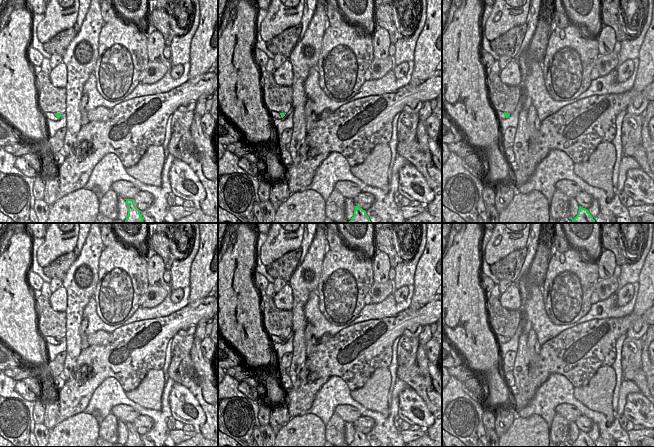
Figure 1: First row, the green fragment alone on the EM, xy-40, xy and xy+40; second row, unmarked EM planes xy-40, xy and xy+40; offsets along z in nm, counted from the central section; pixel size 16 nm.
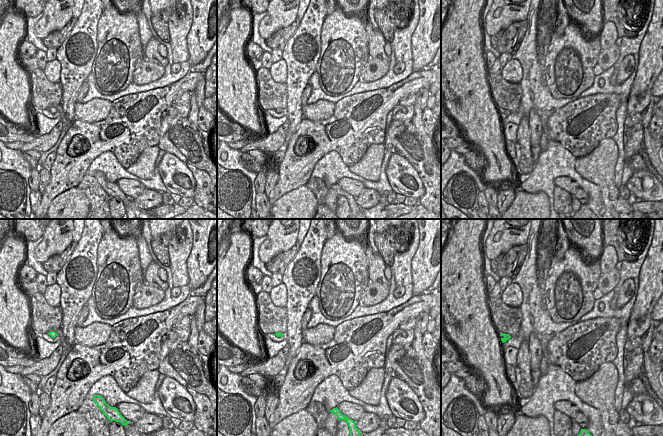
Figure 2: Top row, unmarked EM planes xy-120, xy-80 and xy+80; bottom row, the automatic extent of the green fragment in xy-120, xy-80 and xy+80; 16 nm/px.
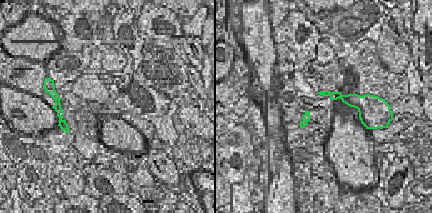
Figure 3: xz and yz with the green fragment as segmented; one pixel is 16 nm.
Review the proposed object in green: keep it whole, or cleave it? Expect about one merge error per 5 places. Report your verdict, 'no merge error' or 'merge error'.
no merge error

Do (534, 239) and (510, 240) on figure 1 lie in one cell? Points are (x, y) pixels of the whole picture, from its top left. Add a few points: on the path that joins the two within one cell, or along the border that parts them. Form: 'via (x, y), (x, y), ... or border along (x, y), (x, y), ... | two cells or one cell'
border along (529, 233), (524, 246) | two cells

